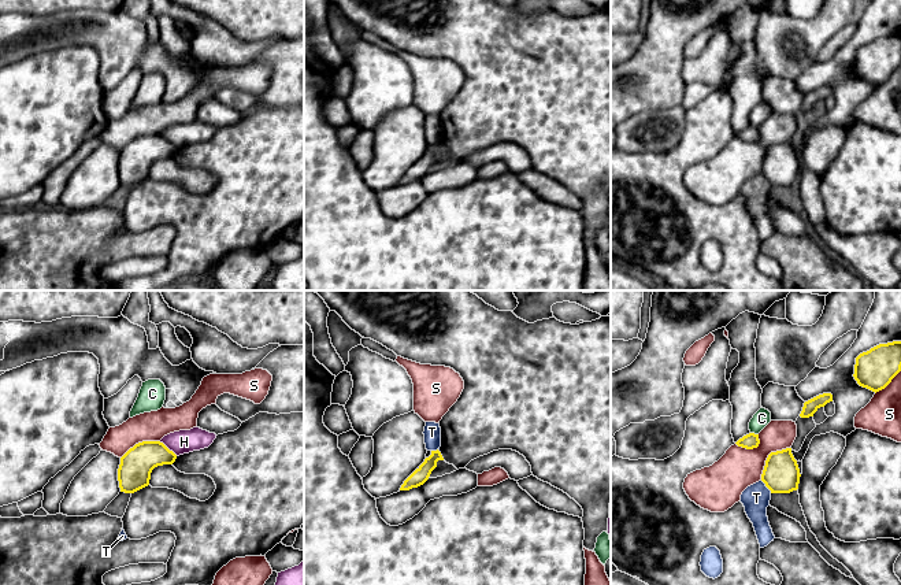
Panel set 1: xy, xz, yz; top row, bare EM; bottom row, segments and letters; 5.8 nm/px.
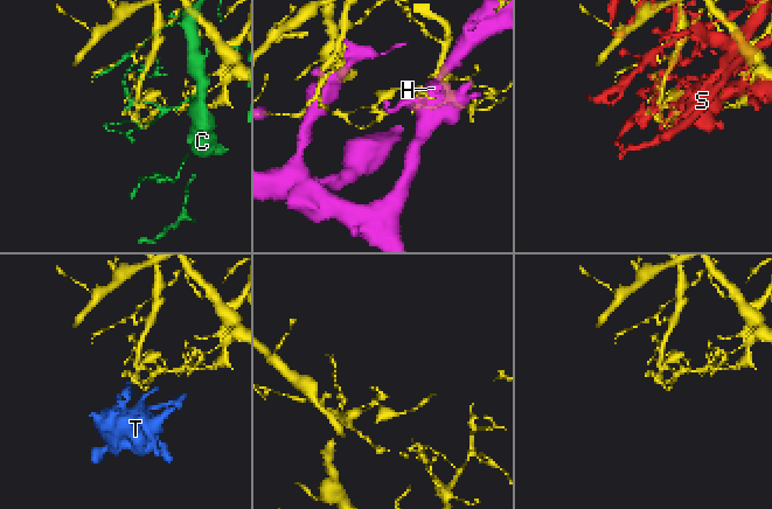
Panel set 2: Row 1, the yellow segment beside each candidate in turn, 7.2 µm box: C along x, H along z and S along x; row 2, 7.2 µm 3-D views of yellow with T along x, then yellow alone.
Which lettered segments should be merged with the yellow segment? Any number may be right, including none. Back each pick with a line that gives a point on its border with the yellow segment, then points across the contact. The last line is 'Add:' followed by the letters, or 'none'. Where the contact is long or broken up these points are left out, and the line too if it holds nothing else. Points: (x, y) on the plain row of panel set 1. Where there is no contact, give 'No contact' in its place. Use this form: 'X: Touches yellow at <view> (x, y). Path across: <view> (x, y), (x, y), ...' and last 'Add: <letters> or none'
Add: none

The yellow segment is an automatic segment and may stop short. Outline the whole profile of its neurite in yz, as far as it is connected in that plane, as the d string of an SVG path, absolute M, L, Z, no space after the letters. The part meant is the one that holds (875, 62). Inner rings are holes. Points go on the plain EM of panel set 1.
M901 34L879 37L856 51L854 73L872 85L885 82L901 64Z

